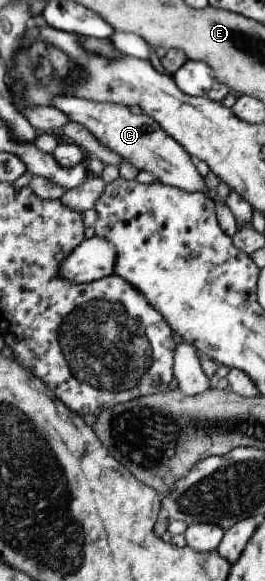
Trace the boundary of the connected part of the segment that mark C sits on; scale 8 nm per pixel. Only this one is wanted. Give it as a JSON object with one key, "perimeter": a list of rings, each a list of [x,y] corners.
{"perimeter":[[[71,95],[52,97],[50,106],[64,113],[70,122],[84,127],[102,147],[122,157],[122,161],[130,163],[138,172],[144,170],[152,173],[155,181],[162,185],[188,193],[198,191],[213,197],[214,191],[204,191],[204,176],[196,171],[191,157],[182,149],[181,144],[168,137],[160,125],[147,115],[133,115],[124,105],[94,103]]]}

